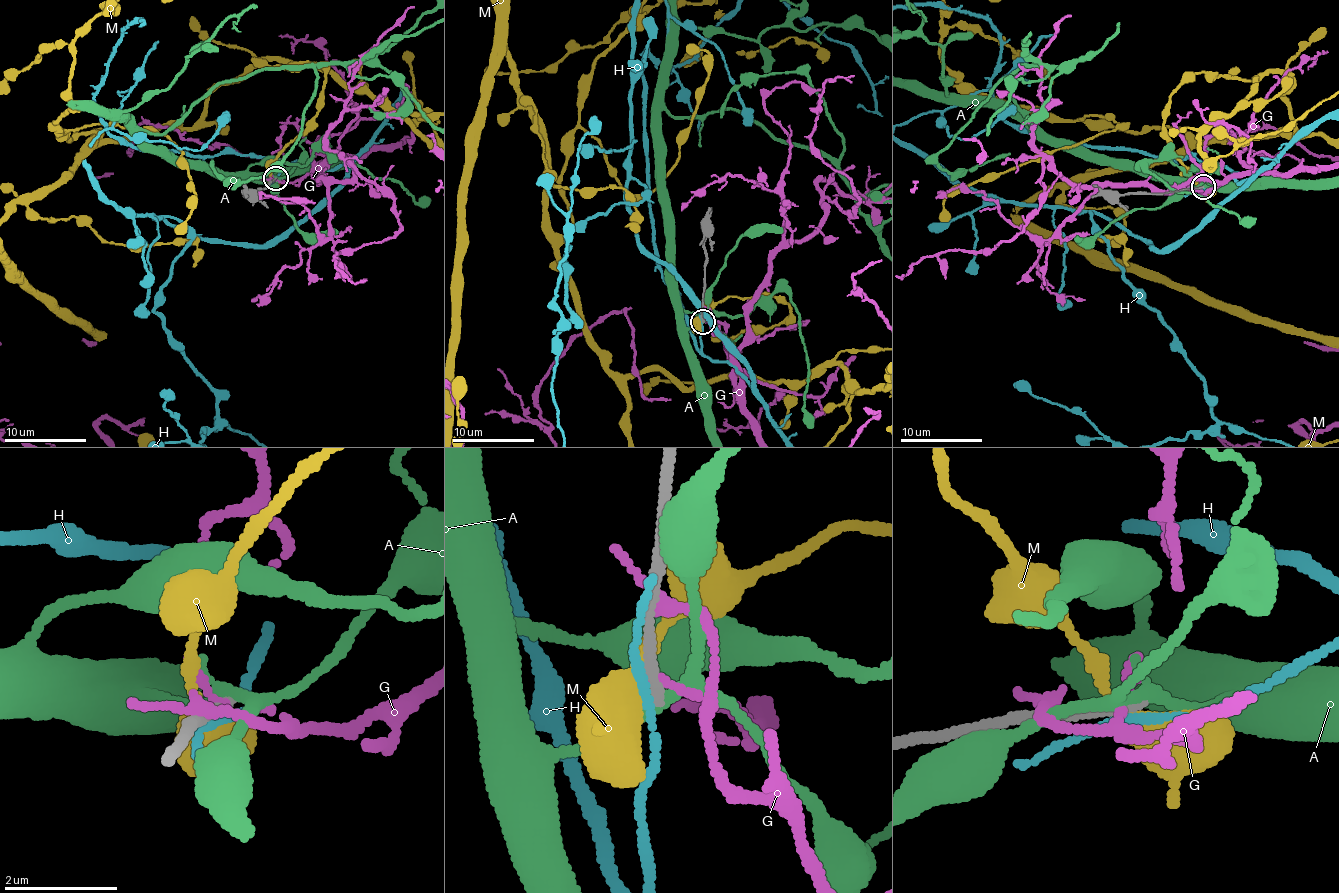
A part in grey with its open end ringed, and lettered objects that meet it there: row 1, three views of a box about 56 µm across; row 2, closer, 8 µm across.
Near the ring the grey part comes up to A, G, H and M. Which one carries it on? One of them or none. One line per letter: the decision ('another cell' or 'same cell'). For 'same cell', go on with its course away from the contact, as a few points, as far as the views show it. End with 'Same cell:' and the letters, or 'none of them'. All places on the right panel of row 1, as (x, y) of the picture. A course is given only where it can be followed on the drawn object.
A: another cell
G: another cell
H: another cell
M: another cell
Same cell: none of them

